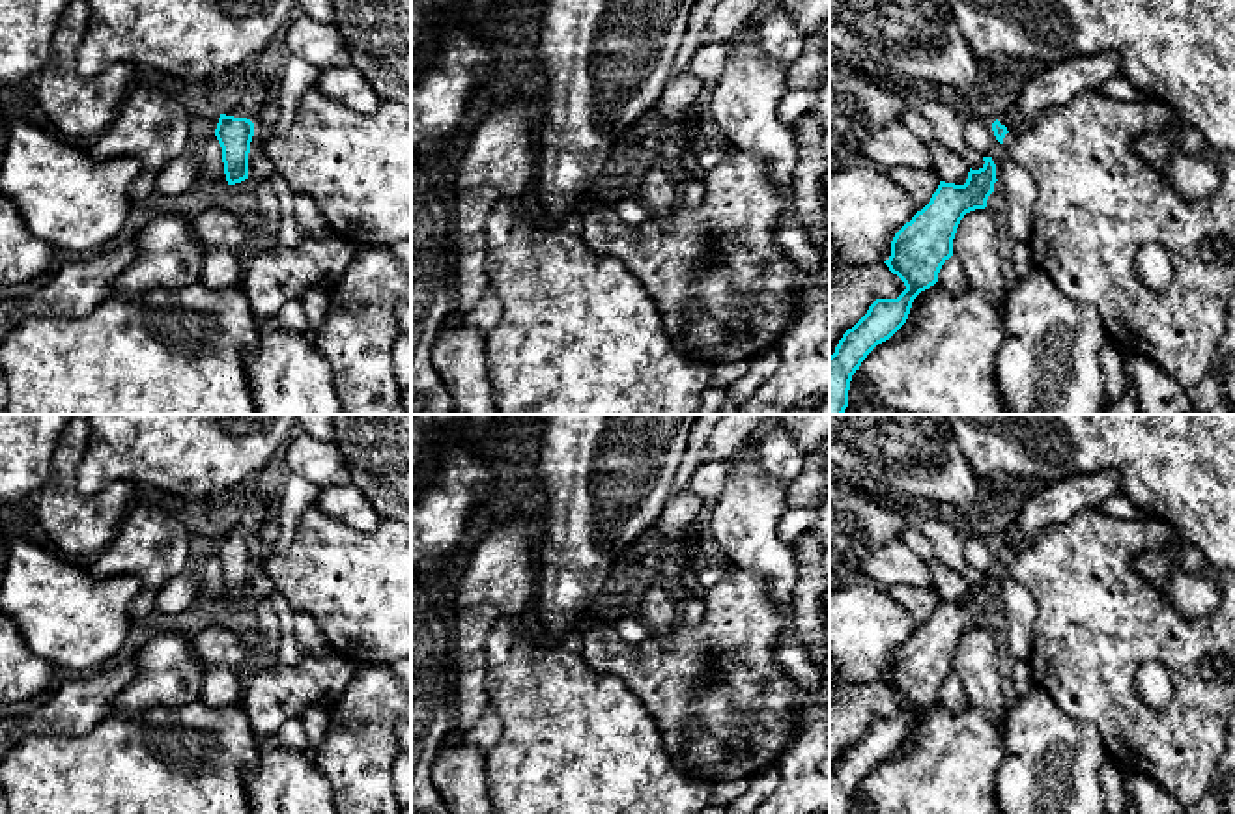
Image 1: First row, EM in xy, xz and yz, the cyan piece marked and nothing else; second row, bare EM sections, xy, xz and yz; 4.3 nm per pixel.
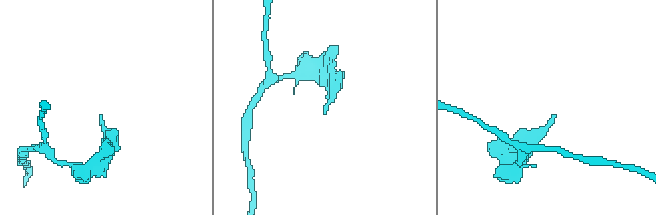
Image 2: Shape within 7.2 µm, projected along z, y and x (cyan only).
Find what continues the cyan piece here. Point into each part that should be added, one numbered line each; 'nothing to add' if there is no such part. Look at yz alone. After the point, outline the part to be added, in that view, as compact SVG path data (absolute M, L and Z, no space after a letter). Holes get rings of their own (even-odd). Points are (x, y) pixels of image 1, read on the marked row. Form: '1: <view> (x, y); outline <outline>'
1: yz (1041, 88); outline M1110 52L1082 54L1035 67L1024 73L1001 101L998 121L1009 133L1020 133L1048 108L1063 105L1086 90L1099 90L1114 77L1119 77L1119 63L1117 54Z

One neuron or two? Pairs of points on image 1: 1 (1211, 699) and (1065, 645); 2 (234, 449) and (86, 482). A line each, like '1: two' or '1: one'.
1: one
2: one

